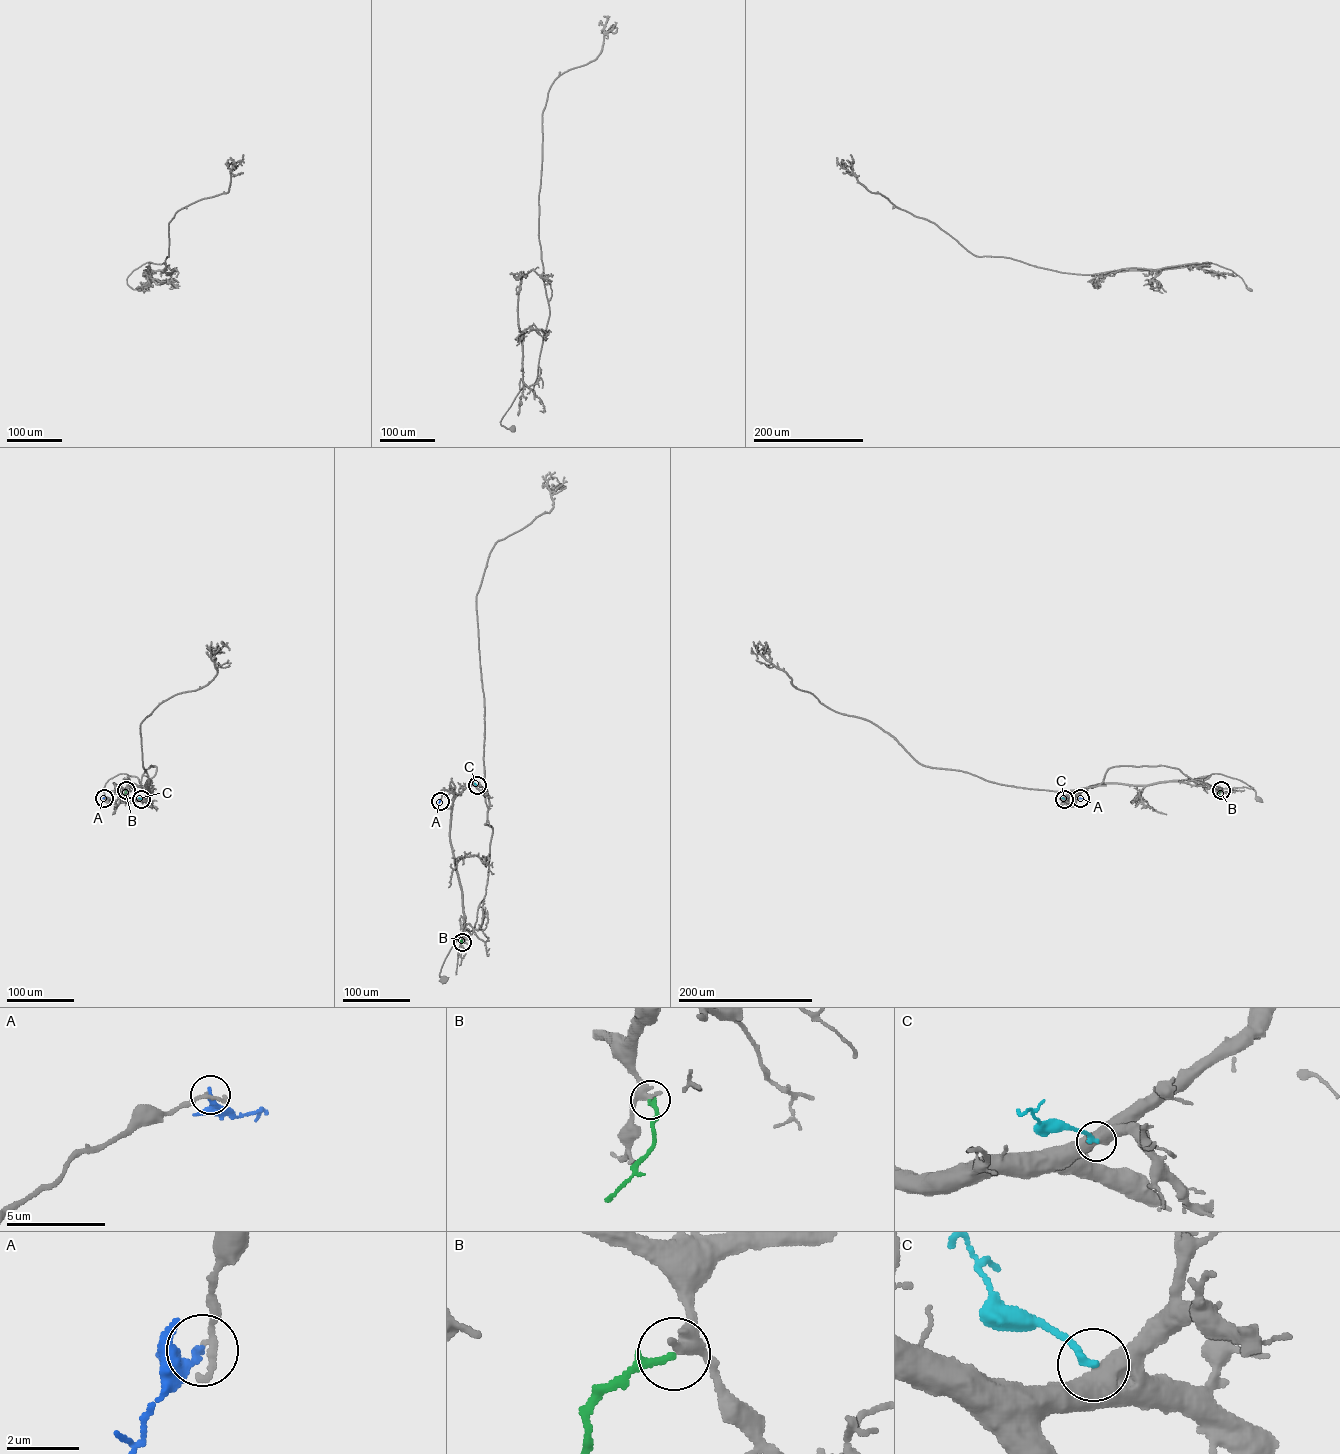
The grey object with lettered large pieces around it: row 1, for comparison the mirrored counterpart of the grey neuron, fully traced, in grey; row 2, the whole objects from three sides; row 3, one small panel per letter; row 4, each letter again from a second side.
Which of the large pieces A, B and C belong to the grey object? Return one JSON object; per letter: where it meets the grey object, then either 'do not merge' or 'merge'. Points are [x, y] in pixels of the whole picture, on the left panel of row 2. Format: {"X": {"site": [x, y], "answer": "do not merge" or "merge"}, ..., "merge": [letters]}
{"A": {"site": [104, 798], "answer": "do not merge"}, "B": {"site": [126, 790], "answer": "merge"}, "C": {"site": [141, 799], "answer": "do not merge"}, "merge": ["B"]}

